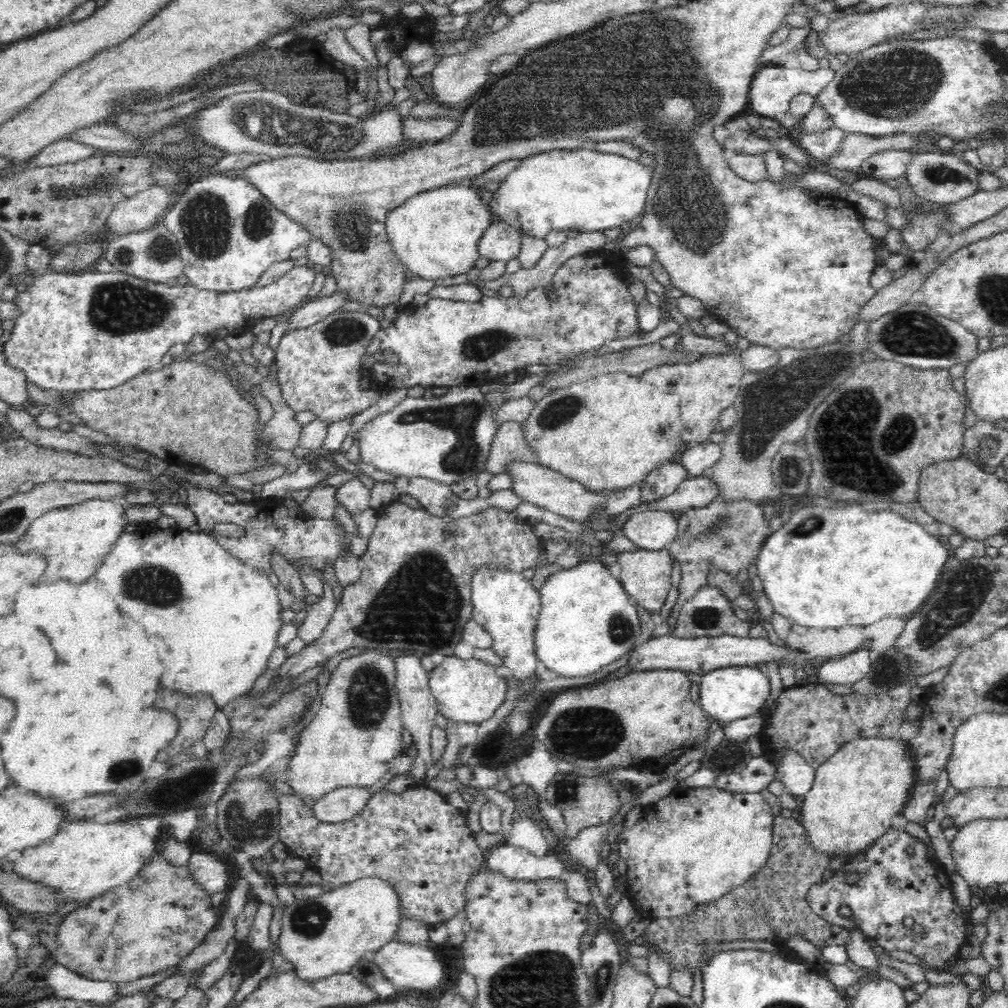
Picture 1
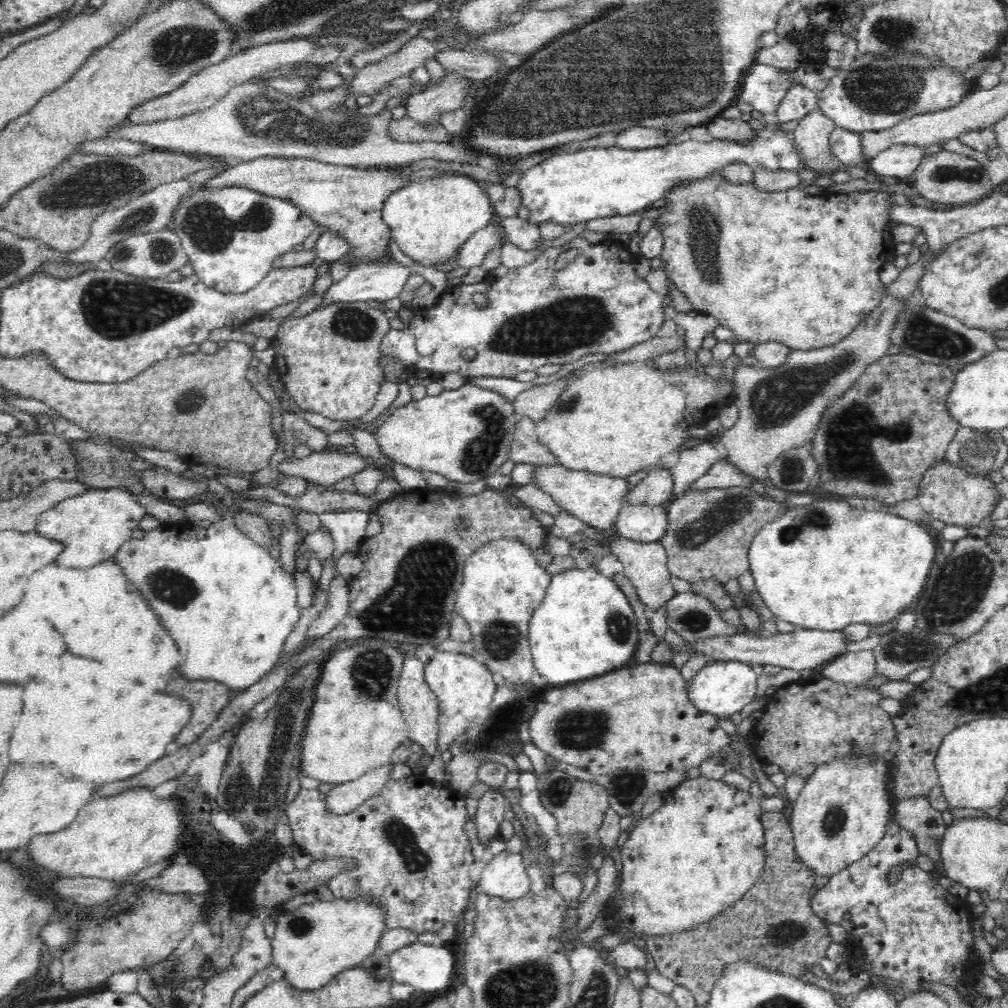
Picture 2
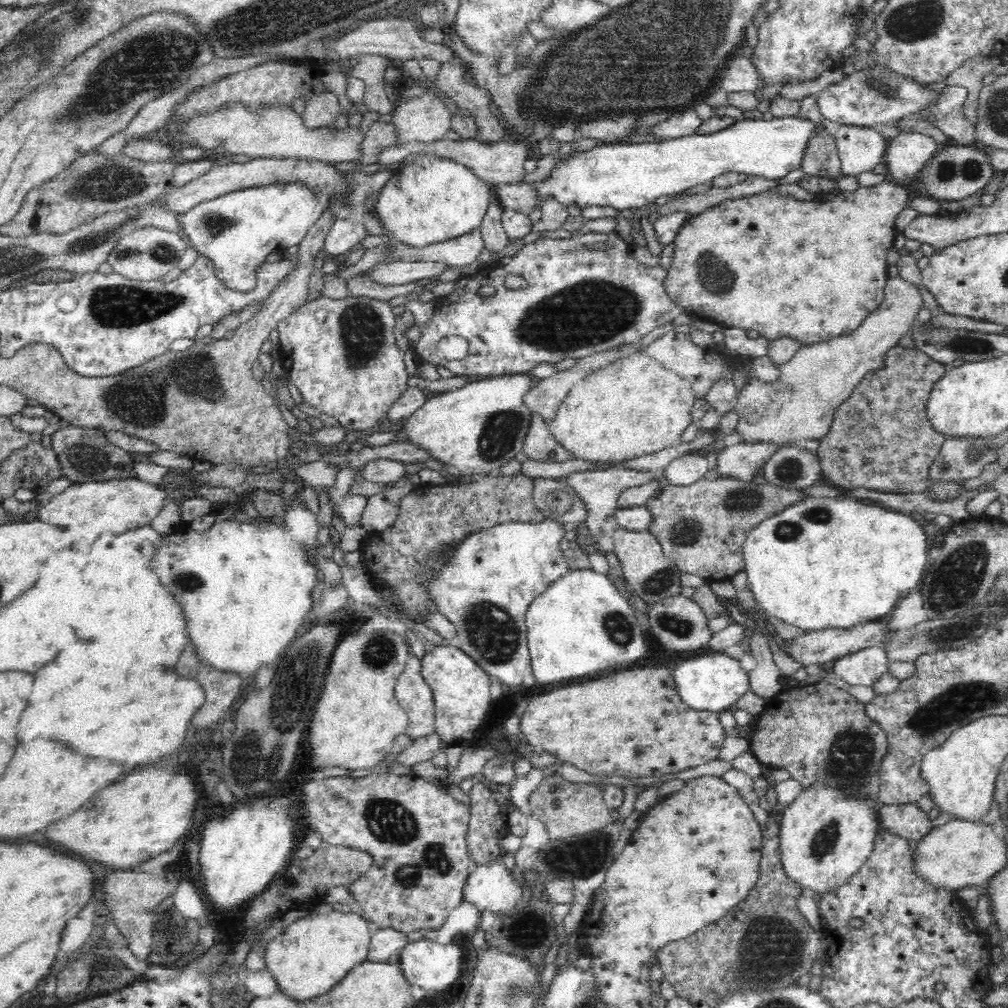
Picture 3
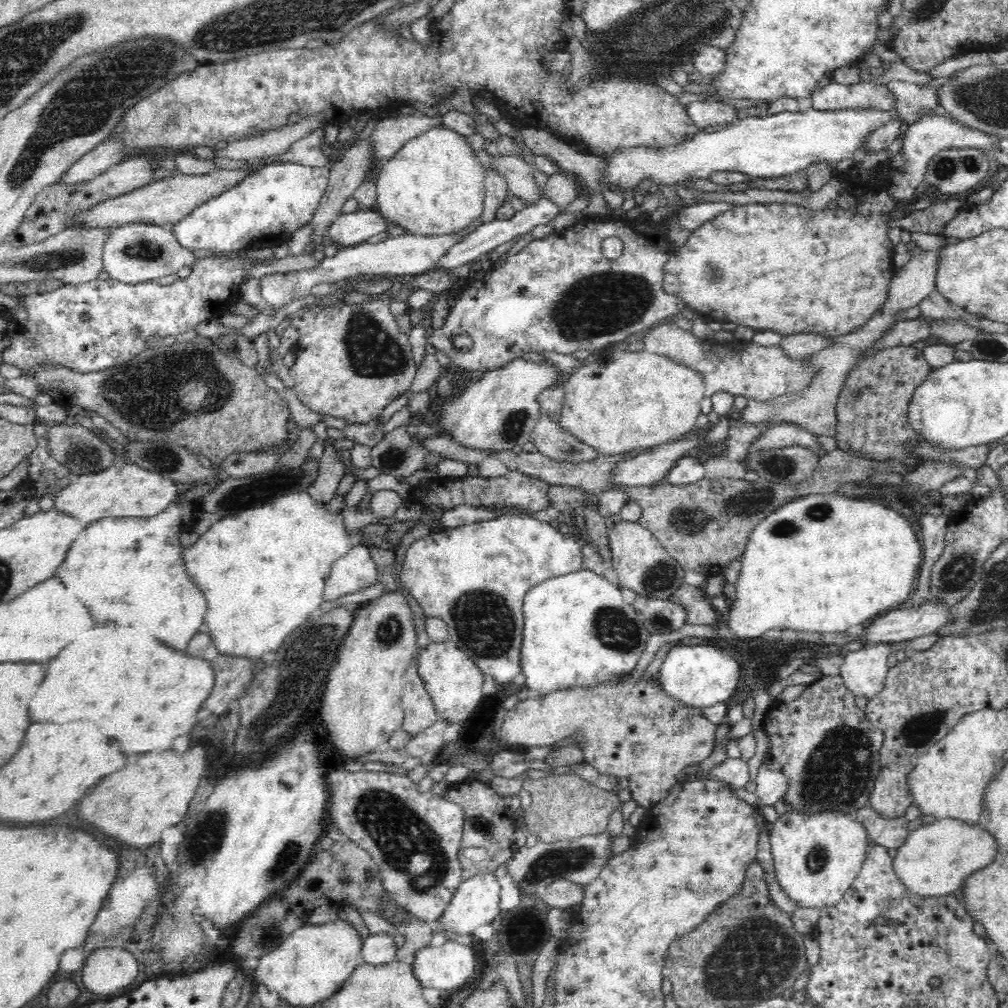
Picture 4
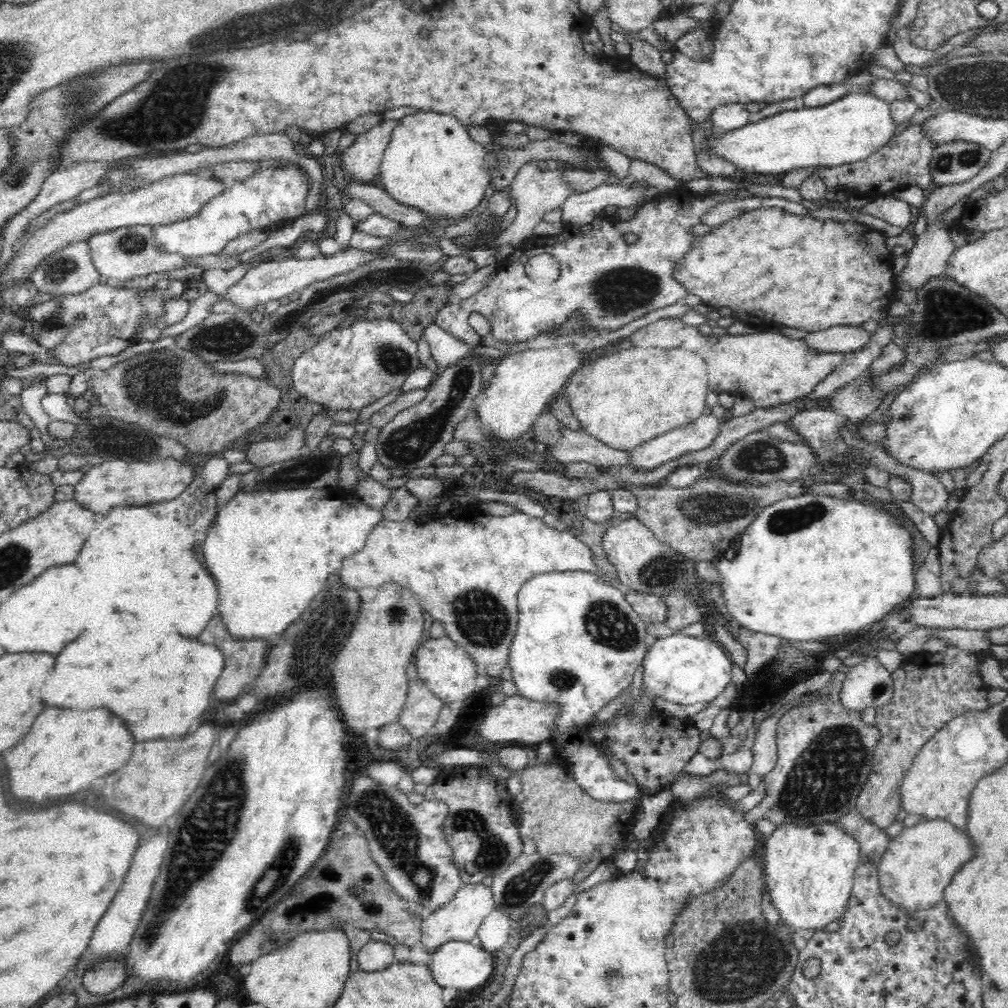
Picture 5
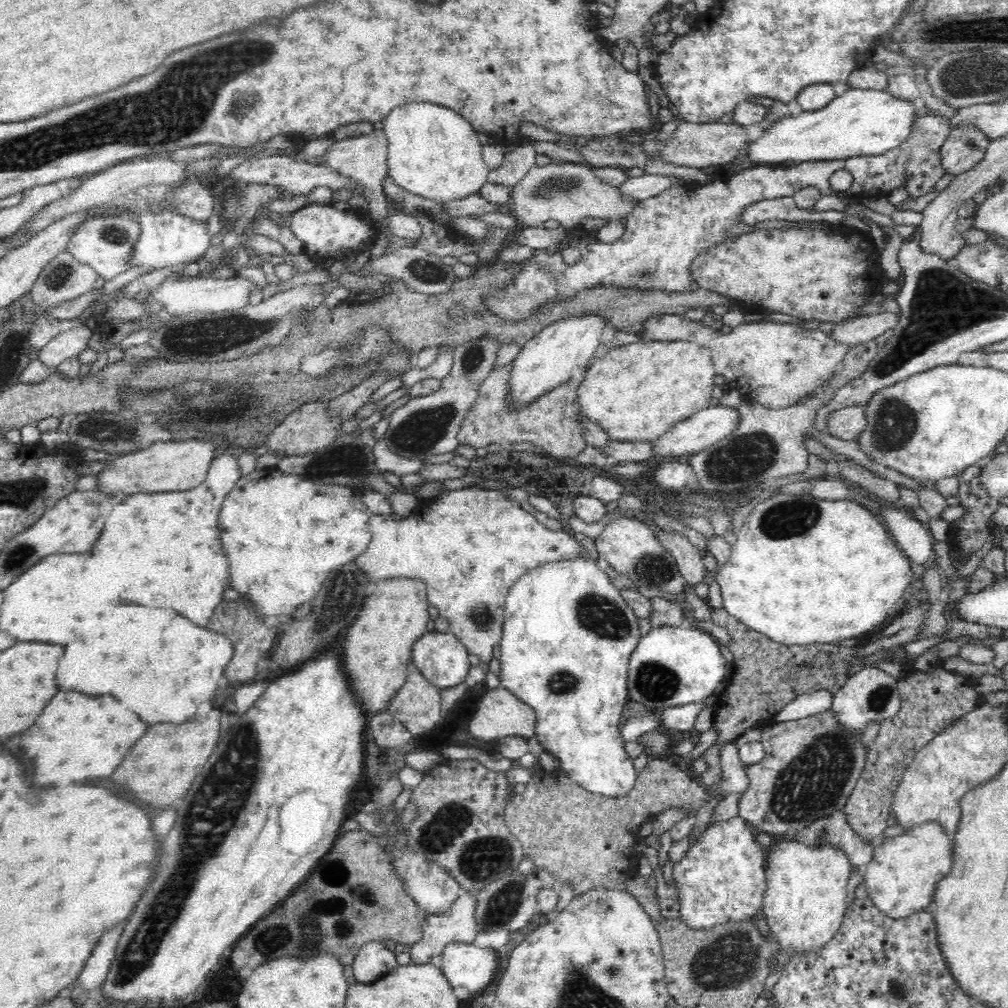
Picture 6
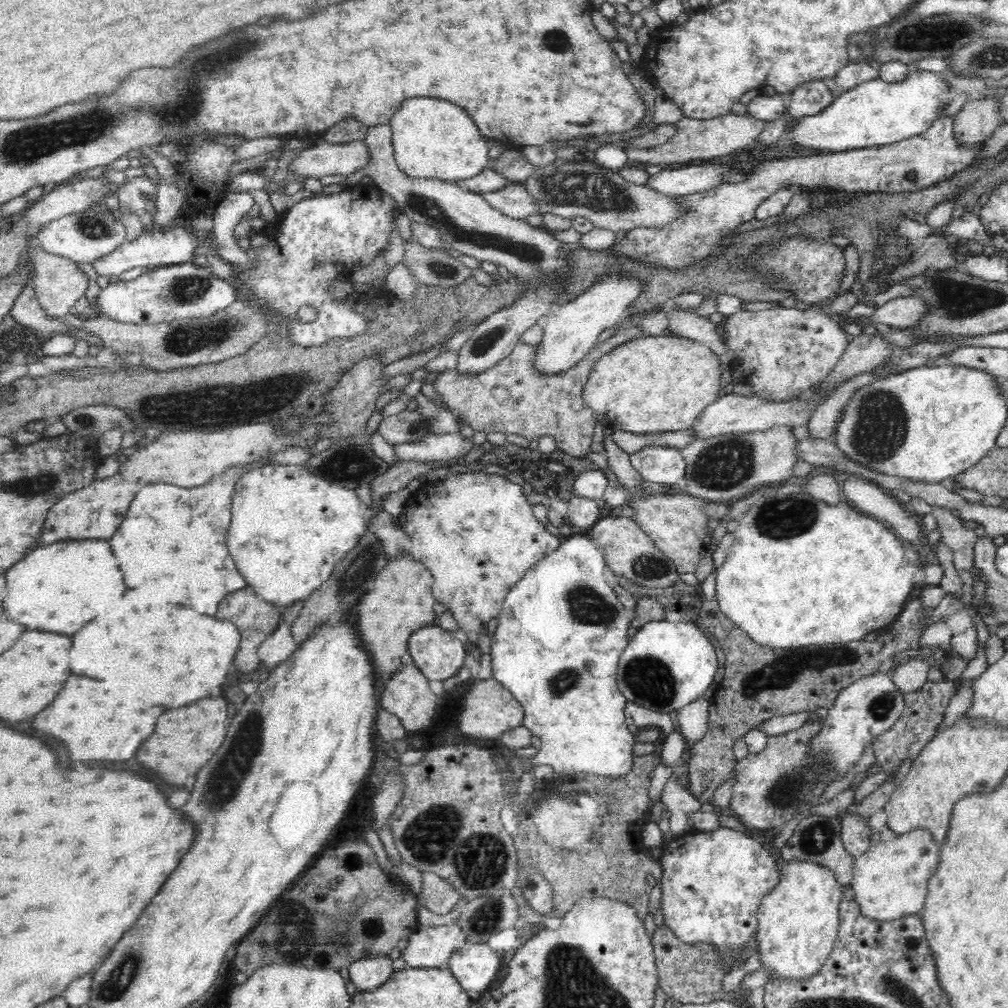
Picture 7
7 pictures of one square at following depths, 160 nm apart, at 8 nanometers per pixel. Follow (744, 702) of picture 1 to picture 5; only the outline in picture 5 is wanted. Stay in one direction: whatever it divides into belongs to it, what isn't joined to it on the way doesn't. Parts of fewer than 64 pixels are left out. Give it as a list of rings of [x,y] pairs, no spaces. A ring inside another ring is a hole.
[[[679,633],[658,636],[650,641],[641,664],[645,694],[651,699],[663,698],[684,706],[710,702],[732,680],[732,664],[728,650],[720,642],[714,642],[706,636],[696,637]]]

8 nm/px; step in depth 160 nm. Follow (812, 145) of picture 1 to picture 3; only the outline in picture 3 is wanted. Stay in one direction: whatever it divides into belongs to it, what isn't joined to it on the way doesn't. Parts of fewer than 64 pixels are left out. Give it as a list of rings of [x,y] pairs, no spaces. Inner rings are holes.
[[[830,120],[823,124],[835,138],[841,160],[840,176],[854,177],[883,162],[889,142],[882,137],[880,127],[840,125]]]

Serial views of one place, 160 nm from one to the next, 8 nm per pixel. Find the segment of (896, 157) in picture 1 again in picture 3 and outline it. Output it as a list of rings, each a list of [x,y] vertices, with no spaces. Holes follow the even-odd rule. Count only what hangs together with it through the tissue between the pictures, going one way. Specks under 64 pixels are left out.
[[[920,132],[896,135],[891,138],[883,159],[889,168],[888,179],[906,187],[920,177],[923,168],[934,154],[945,147],[938,146],[936,139]]]

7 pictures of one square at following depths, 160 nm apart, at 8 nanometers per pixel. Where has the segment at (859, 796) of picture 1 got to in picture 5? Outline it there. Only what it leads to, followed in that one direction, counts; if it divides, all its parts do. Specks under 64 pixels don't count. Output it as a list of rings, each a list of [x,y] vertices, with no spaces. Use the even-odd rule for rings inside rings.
[[[837,823],[812,826],[778,826],[765,839],[763,879],[773,907],[780,913],[781,924],[791,932],[800,929],[822,931],[836,921],[850,900],[853,878],[863,857],[855,838]]]

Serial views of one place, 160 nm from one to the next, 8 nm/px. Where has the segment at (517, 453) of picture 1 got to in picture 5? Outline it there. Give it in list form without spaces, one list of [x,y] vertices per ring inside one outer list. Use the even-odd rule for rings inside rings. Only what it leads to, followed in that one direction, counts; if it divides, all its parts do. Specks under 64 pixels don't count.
[[[562,426],[560,431],[562,431],[562,438],[550,451],[559,463],[588,462],[597,467],[615,468],[625,466],[629,462],[630,451],[606,446],[584,430],[578,432]]]

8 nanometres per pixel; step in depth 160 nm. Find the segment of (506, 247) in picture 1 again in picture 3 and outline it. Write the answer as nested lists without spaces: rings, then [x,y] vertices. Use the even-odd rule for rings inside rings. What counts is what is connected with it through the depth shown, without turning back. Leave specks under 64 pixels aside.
[[[478,229],[447,241],[423,246],[423,248],[400,244],[398,241],[392,241],[392,243],[390,252],[380,260],[380,263],[432,261],[444,262],[450,265],[450,268],[453,266],[461,268],[475,262],[478,255],[485,249],[482,233]]]

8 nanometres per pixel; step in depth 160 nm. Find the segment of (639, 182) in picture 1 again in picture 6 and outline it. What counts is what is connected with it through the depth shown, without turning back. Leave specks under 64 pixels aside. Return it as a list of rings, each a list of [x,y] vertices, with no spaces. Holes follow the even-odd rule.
[[[849,88],[841,96],[836,96],[824,109],[803,111],[789,115],[768,126],[768,132],[750,144],[750,160],[756,164],[792,164],[792,162],[835,161],[850,157],[867,157],[884,154],[900,146],[912,130],[912,122],[917,120],[915,110],[920,104],[901,101],[887,90]]]

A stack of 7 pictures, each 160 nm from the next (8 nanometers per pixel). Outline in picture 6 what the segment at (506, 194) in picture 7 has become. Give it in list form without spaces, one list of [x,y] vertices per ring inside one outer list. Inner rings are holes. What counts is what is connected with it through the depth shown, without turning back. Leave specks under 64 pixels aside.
[[[477,192],[471,196],[456,199],[455,201],[448,201],[447,206],[444,206],[444,211],[454,215],[454,218],[460,216],[481,216],[483,214],[513,214],[511,200],[502,204],[491,203],[482,198]]]

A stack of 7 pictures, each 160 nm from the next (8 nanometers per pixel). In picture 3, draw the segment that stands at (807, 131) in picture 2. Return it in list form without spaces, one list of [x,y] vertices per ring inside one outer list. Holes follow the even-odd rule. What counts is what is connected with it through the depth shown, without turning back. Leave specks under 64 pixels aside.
[[[823,122],[818,136],[808,140],[806,154],[802,158],[802,170],[806,175],[818,178],[837,178],[840,176],[841,160],[835,145],[835,138],[826,131]]]

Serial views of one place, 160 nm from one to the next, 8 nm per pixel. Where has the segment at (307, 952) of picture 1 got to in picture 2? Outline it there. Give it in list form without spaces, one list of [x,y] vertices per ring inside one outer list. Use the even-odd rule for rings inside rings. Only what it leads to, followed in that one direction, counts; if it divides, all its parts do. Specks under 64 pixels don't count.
[[[366,900],[316,901],[316,904],[303,904],[292,914],[284,913],[276,920],[276,932],[272,942],[272,964],[284,971],[284,980],[300,991],[314,991],[326,986],[339,972],[352,969],[374,953],[380,938],[386,934],[384,914],[378,906]]]

